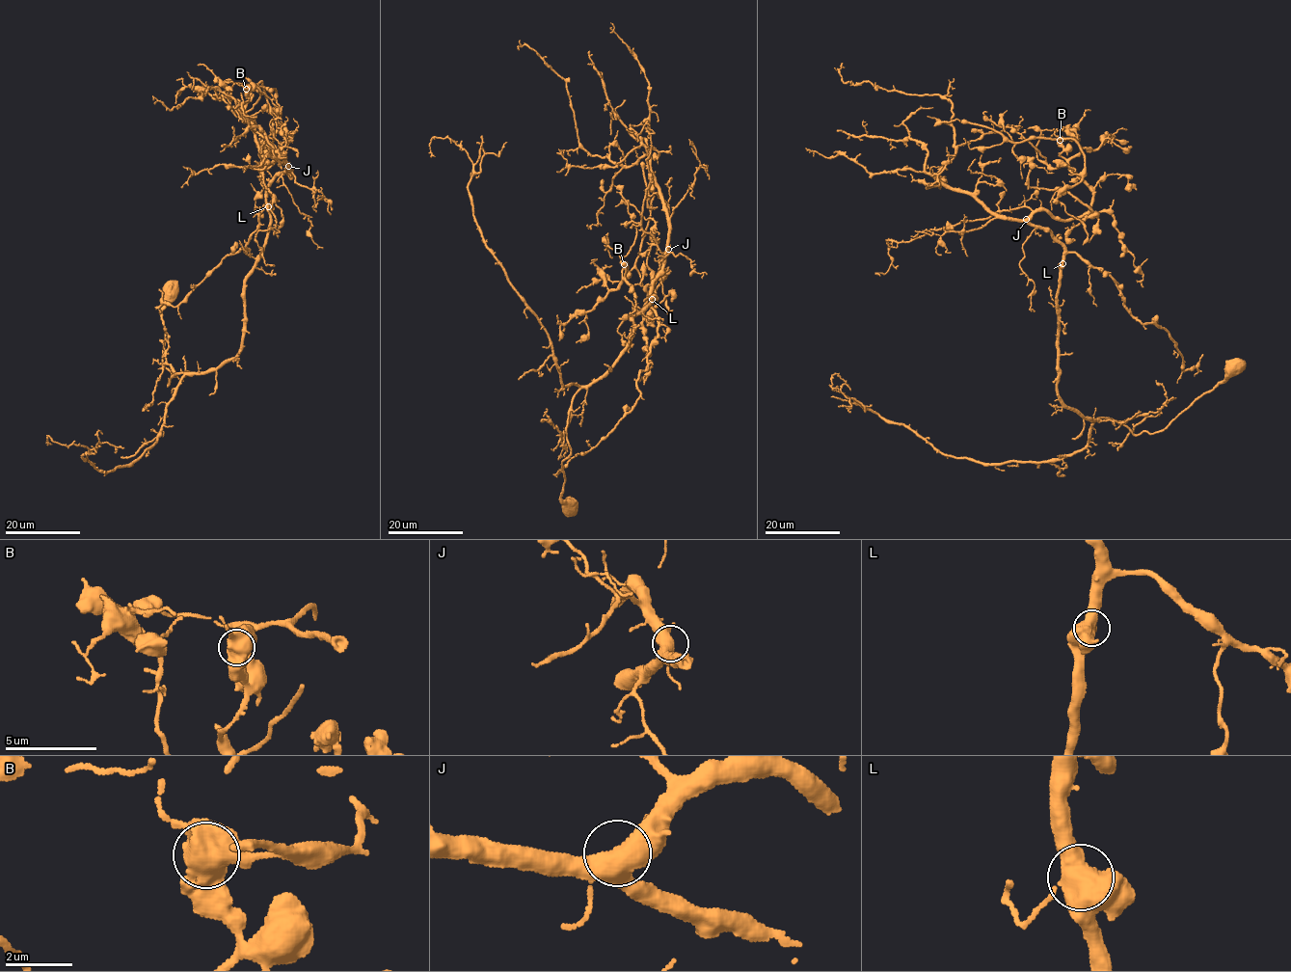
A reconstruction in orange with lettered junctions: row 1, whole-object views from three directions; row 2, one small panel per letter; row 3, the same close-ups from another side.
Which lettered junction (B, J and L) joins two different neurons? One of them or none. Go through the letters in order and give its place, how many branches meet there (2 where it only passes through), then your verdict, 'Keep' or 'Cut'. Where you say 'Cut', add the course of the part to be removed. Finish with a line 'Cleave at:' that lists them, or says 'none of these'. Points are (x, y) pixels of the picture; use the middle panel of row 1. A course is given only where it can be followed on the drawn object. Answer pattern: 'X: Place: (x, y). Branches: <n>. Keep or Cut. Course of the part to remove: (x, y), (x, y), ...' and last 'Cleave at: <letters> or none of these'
B: Place: (624, 264). Branches: 3. Cut. Course of the part to remove: (624, 265), (629, 272), (635, 268), (648, 294), (665, 272), (659, 278), (662, 293), (672, 310)
J: Place: (668, 249). Branches: 3. Keep
L: Place: (652, 299). Branches: 3. Keep
Cleave at: B

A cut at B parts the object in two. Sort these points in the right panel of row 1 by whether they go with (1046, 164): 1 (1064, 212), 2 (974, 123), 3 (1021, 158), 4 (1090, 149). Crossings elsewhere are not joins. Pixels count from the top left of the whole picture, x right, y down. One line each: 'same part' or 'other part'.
1: other part
2: other part
3: other part
4: same part

